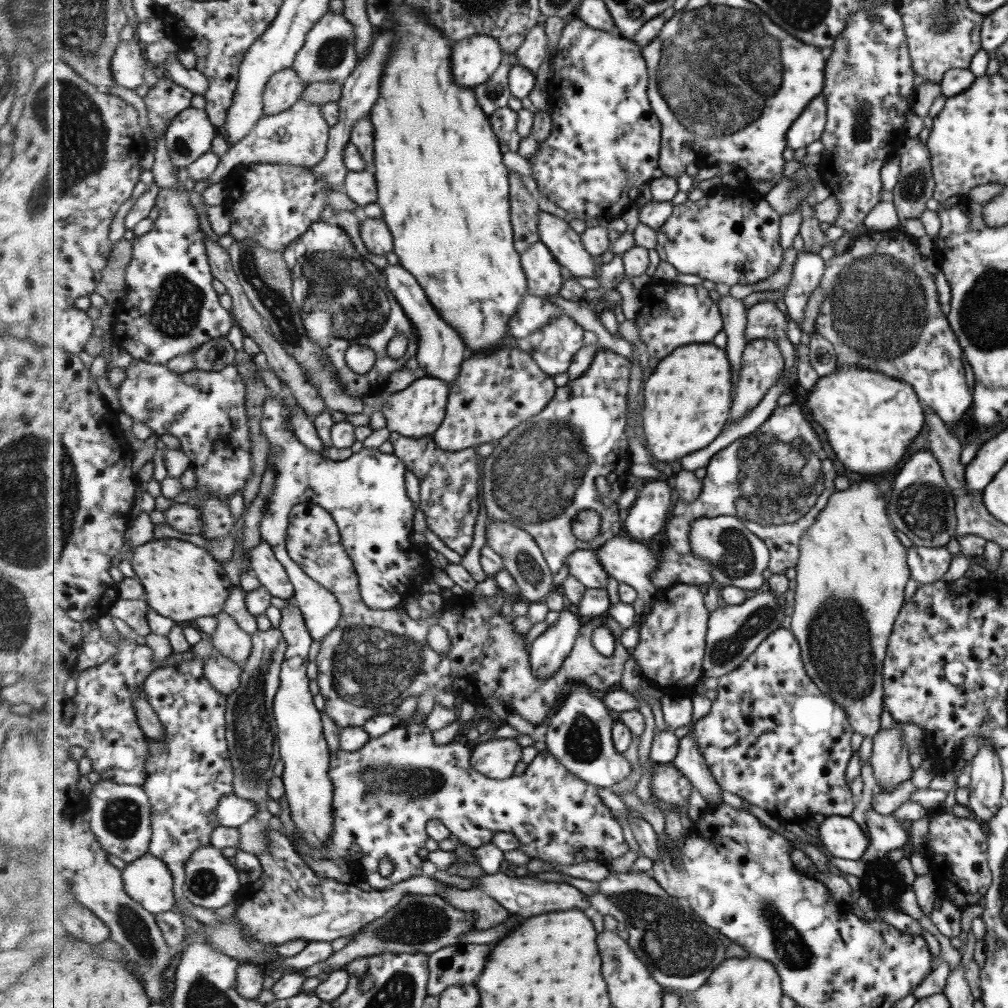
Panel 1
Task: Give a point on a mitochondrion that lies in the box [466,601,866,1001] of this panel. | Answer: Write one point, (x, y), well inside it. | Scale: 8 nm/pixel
(680, 946)

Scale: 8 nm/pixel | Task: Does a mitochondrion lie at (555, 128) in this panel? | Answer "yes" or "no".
no

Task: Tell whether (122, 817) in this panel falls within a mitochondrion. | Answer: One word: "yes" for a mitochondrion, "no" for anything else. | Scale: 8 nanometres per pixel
yes

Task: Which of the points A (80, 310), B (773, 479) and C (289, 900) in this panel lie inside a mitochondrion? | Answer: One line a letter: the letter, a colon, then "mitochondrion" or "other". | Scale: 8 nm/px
A: other
B: mitochondrion
C: other

